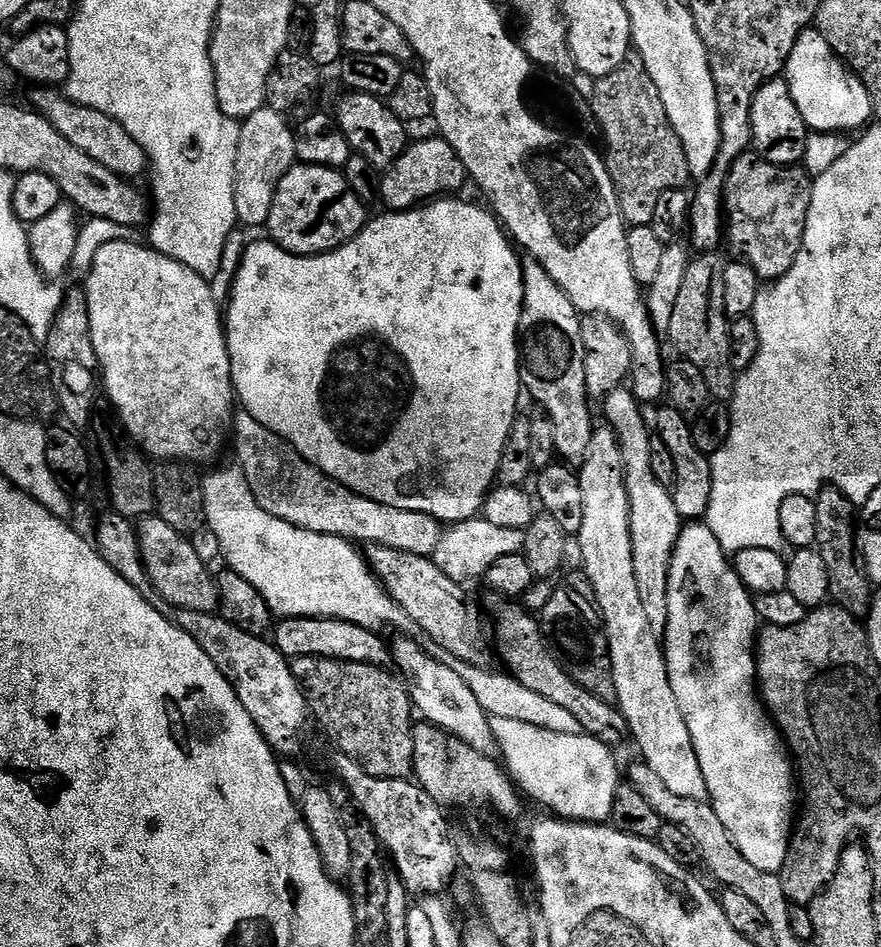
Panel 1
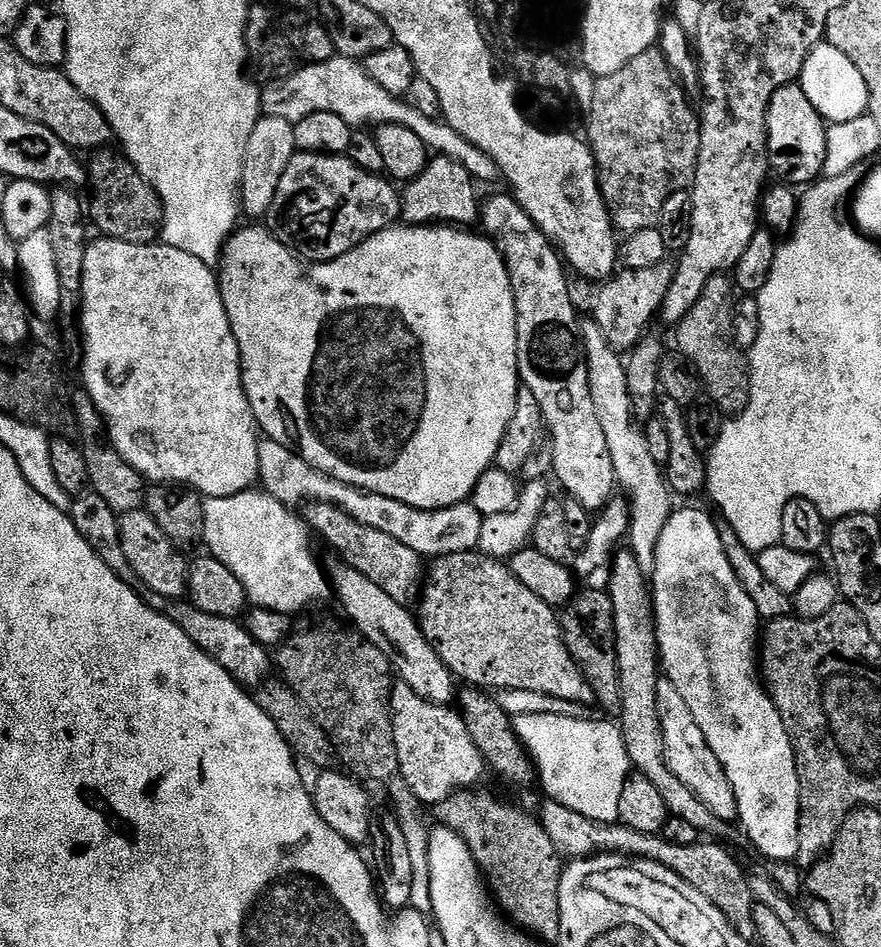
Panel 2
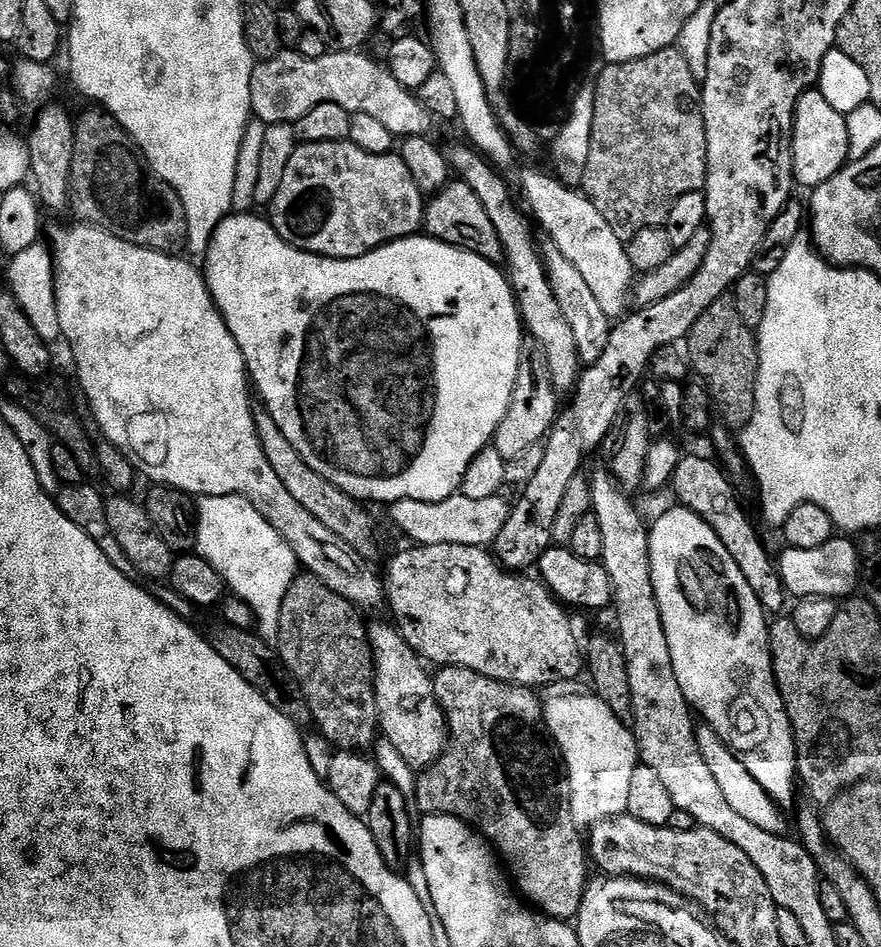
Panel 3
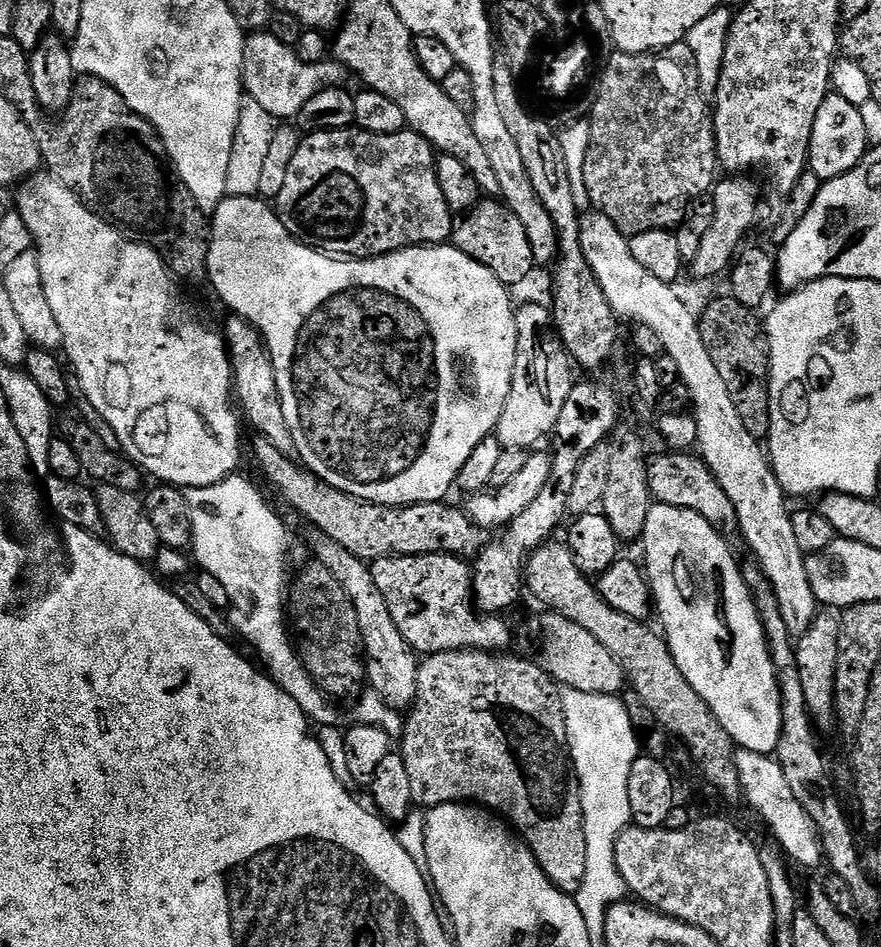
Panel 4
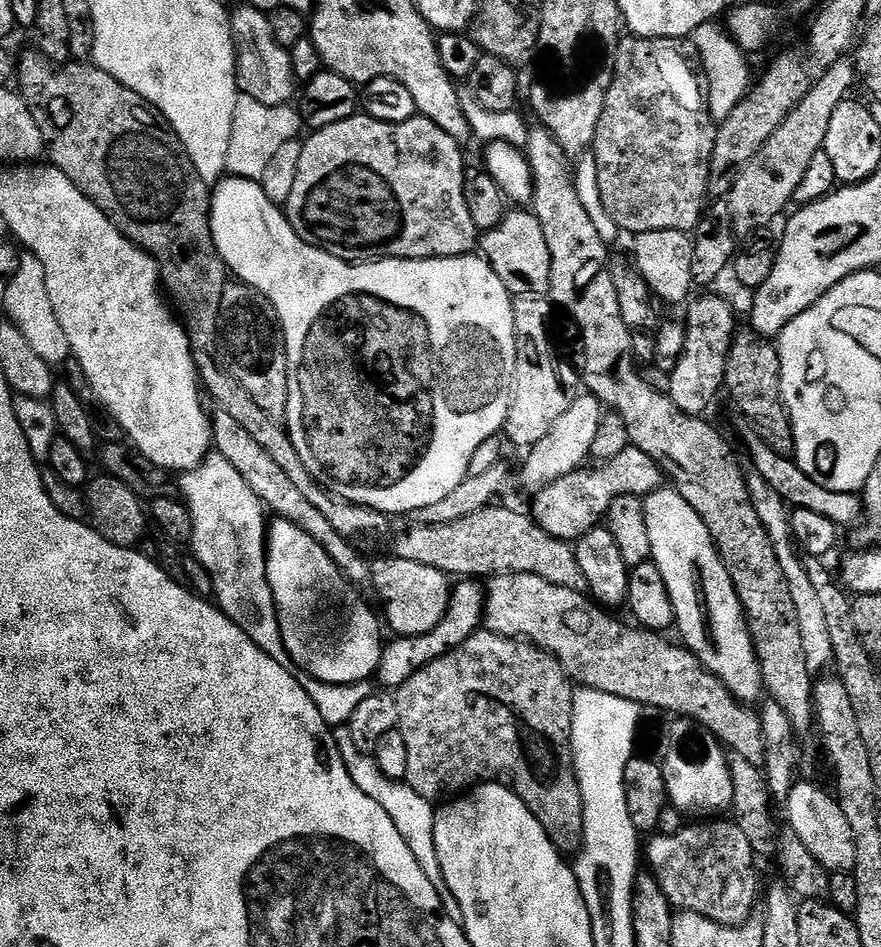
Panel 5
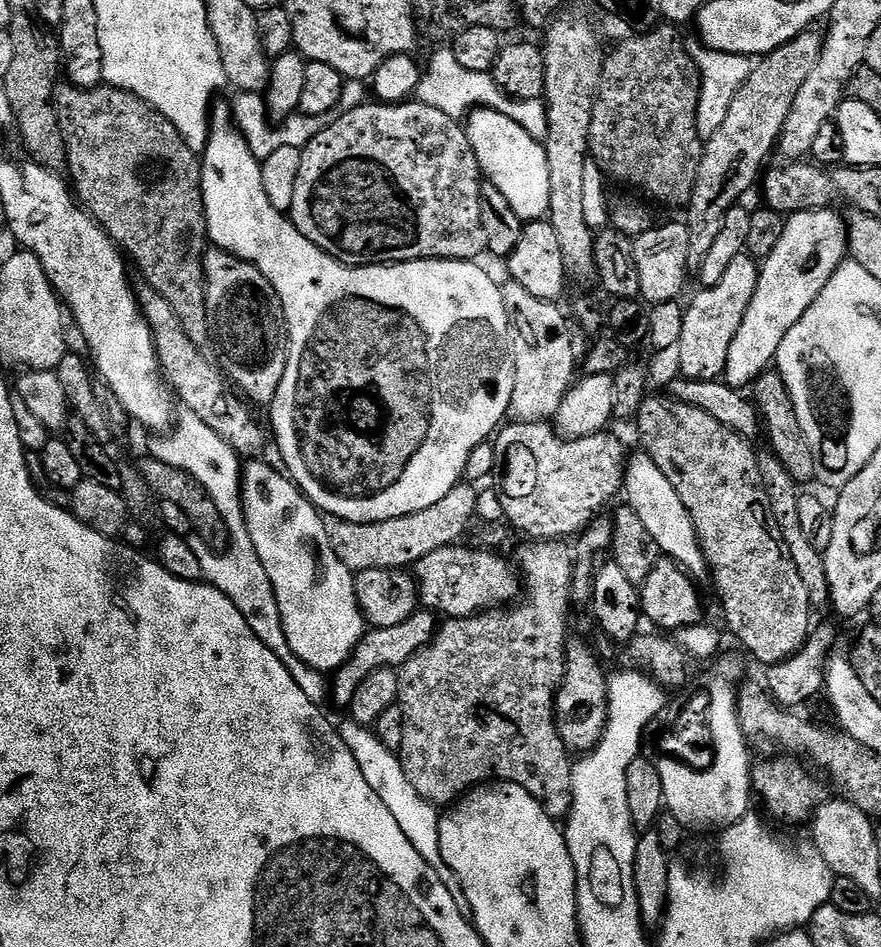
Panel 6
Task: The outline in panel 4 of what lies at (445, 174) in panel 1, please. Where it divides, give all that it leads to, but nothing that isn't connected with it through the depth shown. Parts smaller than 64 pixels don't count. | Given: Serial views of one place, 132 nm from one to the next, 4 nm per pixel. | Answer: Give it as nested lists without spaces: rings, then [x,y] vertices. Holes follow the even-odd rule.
[[[496,198],[481,199],[475,208],[463,213],[452,225],[451,243],[462,250],[462,254],[490,269],[506,286],[522,283],[531,274],[532,268],[537,267],[530,237],[518,214],[511,212],[507,204]]]

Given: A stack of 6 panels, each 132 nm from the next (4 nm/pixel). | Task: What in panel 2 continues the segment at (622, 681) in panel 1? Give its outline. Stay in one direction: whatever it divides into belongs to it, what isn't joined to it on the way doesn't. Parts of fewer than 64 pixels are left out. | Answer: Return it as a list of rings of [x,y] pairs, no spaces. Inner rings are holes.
[[[661,678],[658,682],[656,709],[660,719],[660,733],[664,739],[664,757],[674,778],[685,784],[719,820],[735,821],[736,799],[724,768],[718,762],[718,758],[714,758],[702,730],[698,730],[698,722],[694,722],[694,714],[690,714],[682,694],[674,690],[674,682],[667,678]]]

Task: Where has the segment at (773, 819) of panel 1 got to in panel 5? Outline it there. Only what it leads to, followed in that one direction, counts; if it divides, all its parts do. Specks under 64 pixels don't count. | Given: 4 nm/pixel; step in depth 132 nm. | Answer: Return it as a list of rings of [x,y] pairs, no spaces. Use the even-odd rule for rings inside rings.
[[[671,486],[656,489],[649,496],[643,497],[643,502],[652,547],[650,558],[658,566],[658,570],[662,570],[666,590],[670,590],[670,602],[674,602],[676,615],[675,627],[680,628],[679,639],[684,647],[689,648],[740,700],[759,701],[762,696],[760,664],[756,660],[752,636],[748,633],[748,621],[744,618],[744,608],[734,590],[734,582],[722,562],[710,530],[706,530],[706,522],[698,518],[694,506],[690,506],[690,502],[686,502],[686,498],[682,498],[682,494],[678,494]]]

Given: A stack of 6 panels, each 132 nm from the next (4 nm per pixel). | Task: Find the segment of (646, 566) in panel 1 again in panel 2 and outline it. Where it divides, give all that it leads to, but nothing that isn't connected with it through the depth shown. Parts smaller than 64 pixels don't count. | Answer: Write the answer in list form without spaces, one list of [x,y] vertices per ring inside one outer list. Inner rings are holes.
[[[591,318],[583,321],[582,339],[588,359],[590,394],[594,394],[594,411],[598,413],[602,434],[606,434],[606,446],[610,446],[610,462],[614,462],[617,485],[622,489],[623,495],[630,498],[632,517],[626,544],[634,558],[638,558],[642,574],[648,578],[656,565],[658,538],[662,538],[662,530],[674,511],[673,497],[668,482],[662,475],[661,465],[654,462],[654,457],[646,446],[644,429],[632,415],[630,394],[627,393],[627,370],[621,353],[610,347],[602,330],[598,330],[595,320]]]

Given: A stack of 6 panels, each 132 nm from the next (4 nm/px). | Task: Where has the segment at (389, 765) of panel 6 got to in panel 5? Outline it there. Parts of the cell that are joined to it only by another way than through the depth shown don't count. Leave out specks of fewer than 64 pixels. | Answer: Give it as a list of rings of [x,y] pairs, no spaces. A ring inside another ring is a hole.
[[[347,726],[333,727],[332,737],[342,754],[342,762],[346,764],[350,778],[354,780],[355,788],[359,790],[361,796],[374,798],[374,802],[378,806],[382,806],[385,817],[392,822],[392,827],[398,830],[398,834],[402,838],[406,838],[408,852],[414,854],[416,867],[422,870],[422,874],[426,878],[430,878],[430,886],[434,886],[434,890],[438,890],[438,898],[442,902],[444,913],[451,920],[460,920],[458,898],[454,898],[454,894],[450,894],[450,886],[446,886],[446,878],[442,878],[442,866],[438,862],[438,850],[434,846],[436,812],[433,801],[422,798],[422,794],[415,792],[407,782],[388,778],[376,765],[376,761],[371,755],[361,752],[359,746],[354,742],[354,738],[350,738],[350,730]]]

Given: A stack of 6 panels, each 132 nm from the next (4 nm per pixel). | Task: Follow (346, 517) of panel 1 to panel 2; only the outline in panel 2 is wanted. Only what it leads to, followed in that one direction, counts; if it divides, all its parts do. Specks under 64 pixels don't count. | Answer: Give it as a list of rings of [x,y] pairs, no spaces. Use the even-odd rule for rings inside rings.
[[[267,438],[261,439],[258,446],[258,470],[259,487],[278,502],[287,506],[307,506],[313,502],[333,504],[350,514],[350,518],[358,518],[362,526],[374,526],[374,530],[382,530],[385,534],[398,538],[398,542],[410,546],[410,550],[414,550],[422,558],[479,549],[484,517],[478,514],[478,510],[474,510],[471,502],[434,510],[411,508],[394,498],[386,498],[382,494],[366,492],[363,488],[338,482],[310,466],[310,462],[303,460],[299,452],[288,444],[279,444]]]

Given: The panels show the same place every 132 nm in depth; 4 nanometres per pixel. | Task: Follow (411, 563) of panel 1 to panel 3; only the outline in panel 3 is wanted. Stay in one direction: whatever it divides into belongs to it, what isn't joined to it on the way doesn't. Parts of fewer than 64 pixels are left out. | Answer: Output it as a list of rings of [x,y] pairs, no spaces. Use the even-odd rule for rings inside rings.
[[[257,407],[254,415],[258,442],[262,442],[262,454],[266,454],[266,459],[274,469],[274,474],[278,474],[278,479],[286,485],[286,490],[290,490],[290,495],[302,507],[310,510],[310,514],[314,514],[314,518],[318,518],[318,522],[322,522],[332,533],[338,534],[338,538],[342,538],[342,542],[346,542],[354,551],[362,554],[364,560],[376,562],[380,556],[380,544],[376,541],[376,524],[372,521],[371,514],[364,509],[367,507],[356,497],[346,494],[338,486],[334,486],[334,482],[322,478],[322,474],[318,474],[318,470],[311,468],[302,458],[302,454],[298,454],[298,450],[294,450],[294,446],[287,440],[286,434],[282,434],[282,430],[278,430],[278,422],[274,422],[274,418],[268,413],[267,408]]]

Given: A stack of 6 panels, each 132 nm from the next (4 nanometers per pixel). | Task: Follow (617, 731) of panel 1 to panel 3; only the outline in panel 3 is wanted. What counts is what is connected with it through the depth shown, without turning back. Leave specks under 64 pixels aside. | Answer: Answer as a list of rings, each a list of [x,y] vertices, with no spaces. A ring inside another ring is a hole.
[[[418,544],[408,546],[405,552],[400,552],[388,564],[388,569],[382,572],[382,583],[384,585],[384,595],[387,607],[392,607],[391,619],[396,628],[406,638],[406,642],[421,660],[429,665],[451,666],[453,668],[469,668],[486,678],[494,678],[503,684],[516,684],[520,688],[531,688],[533,690],[544,690],[548,684],[562,683],[564,681],[575,681],[581,675],[585,667],[586,660],[582,655],[582,644],[576,641],[576,632],[572,629],[572,620],[569,609],[561,604],[539,579],[528,574],[517,574],[509,572],[500,566],[500,561],[488,548],[478,546],[458,546],[457,544],[443,544],[442,546],[430,546],[429,544]]]

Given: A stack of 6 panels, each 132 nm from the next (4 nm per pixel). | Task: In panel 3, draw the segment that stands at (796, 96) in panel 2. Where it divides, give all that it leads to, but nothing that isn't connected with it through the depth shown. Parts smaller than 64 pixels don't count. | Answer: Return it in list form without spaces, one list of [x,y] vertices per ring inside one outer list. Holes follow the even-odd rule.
[[[818,90],[804,92],[796,99],[794,126],[792,127],[792,179],[807,190],[815,190],[834,174],[838,174],[849,163],[850,137],[847,129],[848,117],[834,110],[830,102]]]

